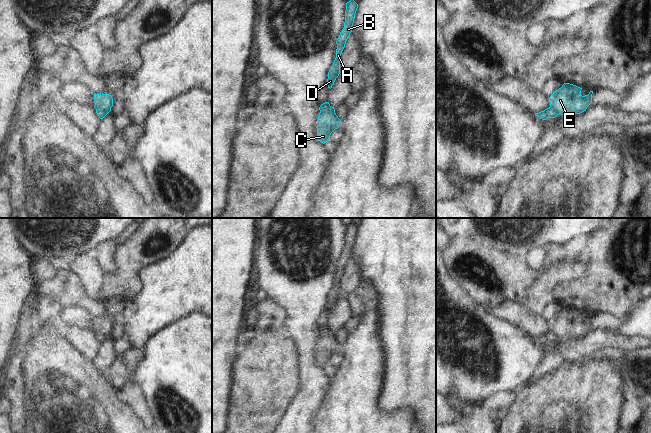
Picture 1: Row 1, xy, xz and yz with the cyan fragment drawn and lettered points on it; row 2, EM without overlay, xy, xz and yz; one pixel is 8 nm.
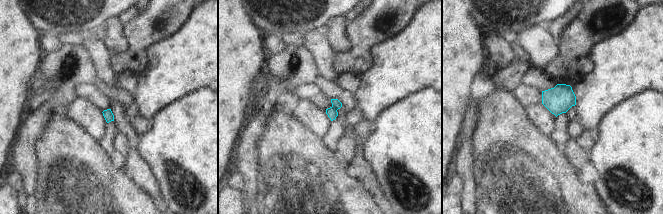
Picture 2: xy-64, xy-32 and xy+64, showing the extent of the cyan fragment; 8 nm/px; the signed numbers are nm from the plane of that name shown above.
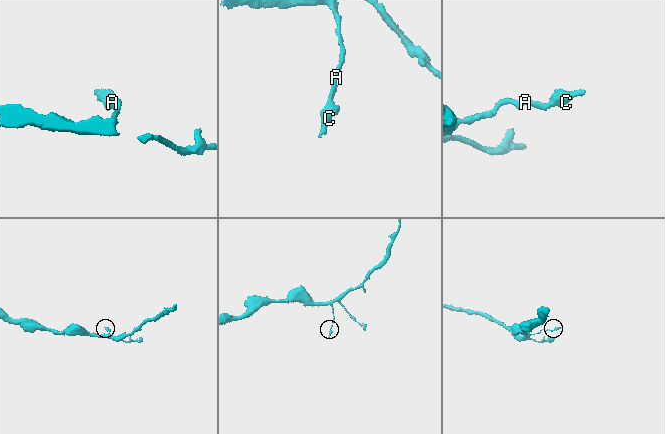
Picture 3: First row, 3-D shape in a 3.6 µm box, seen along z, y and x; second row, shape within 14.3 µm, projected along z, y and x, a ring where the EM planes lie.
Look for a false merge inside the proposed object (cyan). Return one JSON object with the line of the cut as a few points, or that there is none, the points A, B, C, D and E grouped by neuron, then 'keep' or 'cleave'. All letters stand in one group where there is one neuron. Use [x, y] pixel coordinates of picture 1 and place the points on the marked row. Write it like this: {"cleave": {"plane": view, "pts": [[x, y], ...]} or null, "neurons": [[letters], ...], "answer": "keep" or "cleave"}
{"cleave": {"plane": "xy", "pts": [[96, 108], [101, 108], [108, 112]]}, "neurons": [["A", "B", "D"], ["C", "E"]], "answer": "cleave"}

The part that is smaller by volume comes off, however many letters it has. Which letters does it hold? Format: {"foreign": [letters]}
{"foreign": ["C", "E"]}

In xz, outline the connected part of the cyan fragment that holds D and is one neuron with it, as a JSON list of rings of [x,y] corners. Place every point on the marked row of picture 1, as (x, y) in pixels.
[[[350,0],[346,3],[344,28],[340,32],[340,35],[336,41],[336,58],[331,69],[328,72],[328,79],[326,84],[330,89],[332,88],[332,85],[340,74],[340,57],[345,47],[346,41],[350,36],[350,33],[352,32],[352,26],[354,23],[357,8],[358,4],[354,0]]]

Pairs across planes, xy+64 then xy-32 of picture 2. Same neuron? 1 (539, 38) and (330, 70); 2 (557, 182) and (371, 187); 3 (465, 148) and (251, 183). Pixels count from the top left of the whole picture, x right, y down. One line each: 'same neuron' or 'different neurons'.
1: same neuron
2: different neurons
3: same neuron

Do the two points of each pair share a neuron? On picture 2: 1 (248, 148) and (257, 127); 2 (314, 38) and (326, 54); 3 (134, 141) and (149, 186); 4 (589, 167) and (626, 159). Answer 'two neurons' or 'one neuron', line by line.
1: one neuron
2: one neuron
3: one neuron
4: two neurons

